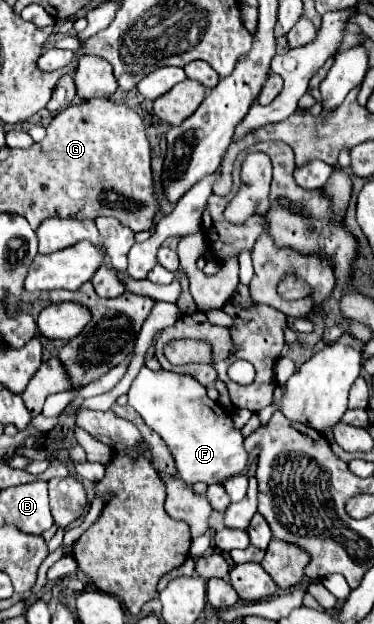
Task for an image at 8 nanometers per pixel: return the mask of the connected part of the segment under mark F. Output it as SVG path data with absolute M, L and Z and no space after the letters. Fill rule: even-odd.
M142 366L128 390L128 404L166 442L176 460L178 476L186 484L220 484L244 470L248 454L240 430L234 430L230 414L212 402L206 396L206 388L190 376L166 370L154 372Z

